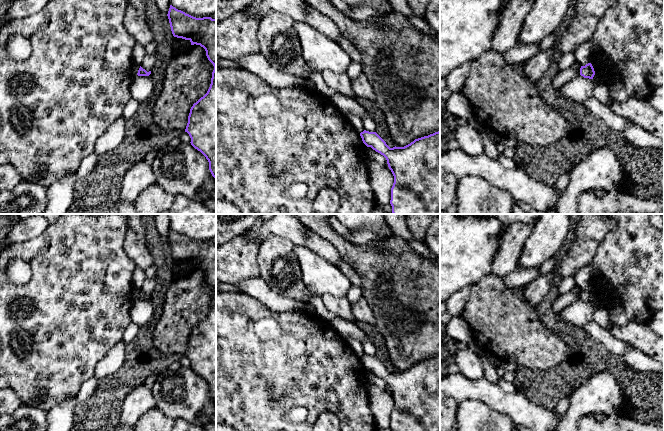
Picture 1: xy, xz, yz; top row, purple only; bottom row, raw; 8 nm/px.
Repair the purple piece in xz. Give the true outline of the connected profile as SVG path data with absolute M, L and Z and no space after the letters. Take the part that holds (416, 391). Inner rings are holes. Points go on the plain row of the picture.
M440 354L415 363L404 371L390 372L376 357L360 357L363 367L383 379L394 400L391 412L392 431L440 431Z

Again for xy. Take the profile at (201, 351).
M172 229L167 240L173 260L203 271L214 290L210 311L191 331L185 356L191 362L191 369L208 384L216 406L216 243L196 242Z

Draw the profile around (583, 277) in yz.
M587 265L572 274L575 279L576 286L581 290L585 290L590 287L592 279L597 275L598 269L593 265Z

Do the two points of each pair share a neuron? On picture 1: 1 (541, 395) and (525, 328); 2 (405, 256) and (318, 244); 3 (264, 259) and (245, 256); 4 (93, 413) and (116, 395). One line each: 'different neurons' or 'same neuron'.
1: different neurons
2: different neurons
3: different neurons
4: same neuron

